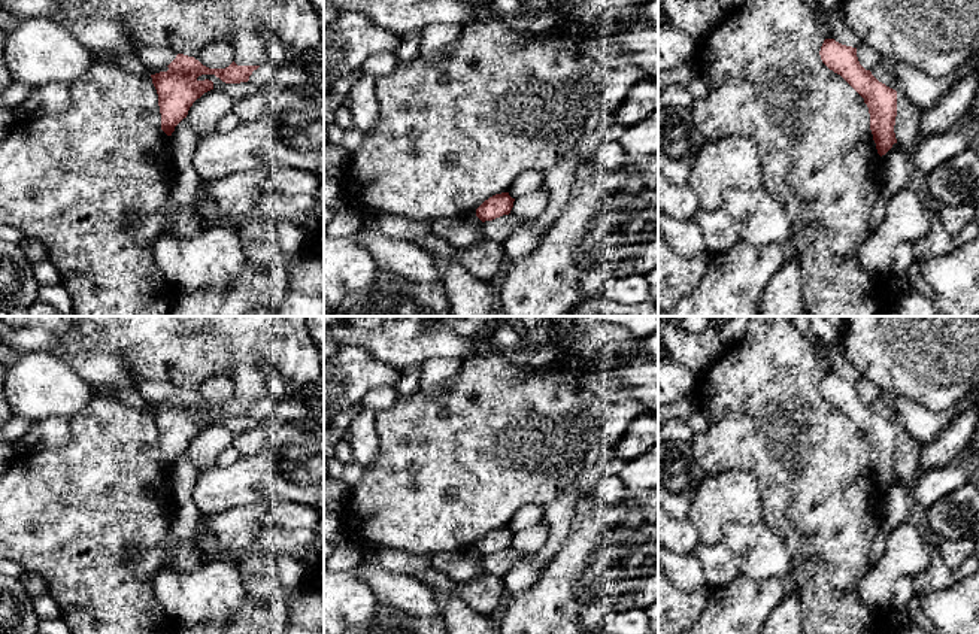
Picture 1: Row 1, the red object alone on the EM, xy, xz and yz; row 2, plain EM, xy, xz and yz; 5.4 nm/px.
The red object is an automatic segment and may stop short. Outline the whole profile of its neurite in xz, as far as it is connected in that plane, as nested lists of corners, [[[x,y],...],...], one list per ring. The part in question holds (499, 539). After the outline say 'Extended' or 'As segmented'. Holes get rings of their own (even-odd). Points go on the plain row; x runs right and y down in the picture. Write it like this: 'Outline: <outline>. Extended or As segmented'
Outline: [[[501,527],[485,534],[478,543],[476,550],[485,556],[500,552],[503,549],[509,549],[513,542],[515,533],[509,530],[509,527]]]. As segmented

